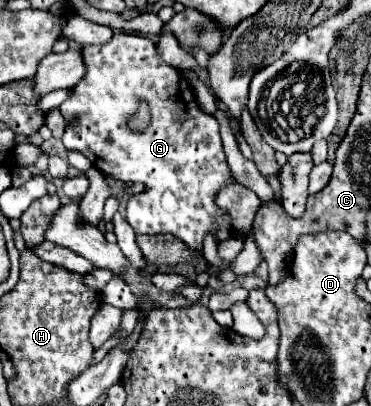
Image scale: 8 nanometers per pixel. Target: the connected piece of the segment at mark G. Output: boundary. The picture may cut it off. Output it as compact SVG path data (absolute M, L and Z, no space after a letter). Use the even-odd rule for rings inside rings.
M116 31L106 45L86 45L84 63L88 69L86 77L62 103L62 115L66 119L78 117L80 123L72 129L66 127L62 141L68 151L80 151L102 173L118 181L140 181L146 185L146 190L132 197L126 205L126 221L132 229L138 233L172 233L194 251L202 251L206 235L216 237L216 243L230 239L234 235L230 217L216 205L214 197L234 177L222 149L218 121L200 109L194 89L190 89L182 71L162 61L150 37L122 31ZM140 101L146 101L150 107L150 123L146 129L134 131L128 127L128 121L138 113Z

